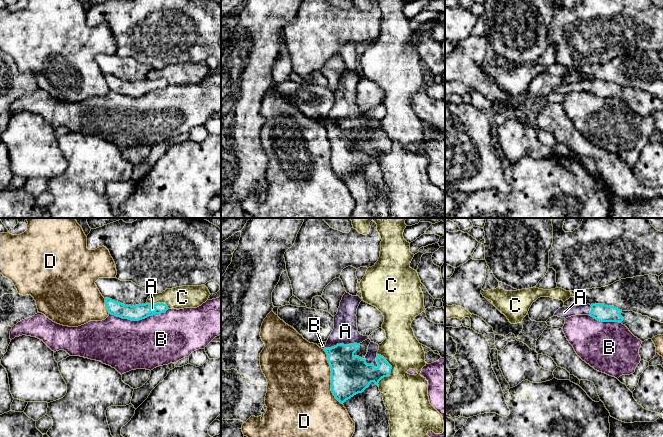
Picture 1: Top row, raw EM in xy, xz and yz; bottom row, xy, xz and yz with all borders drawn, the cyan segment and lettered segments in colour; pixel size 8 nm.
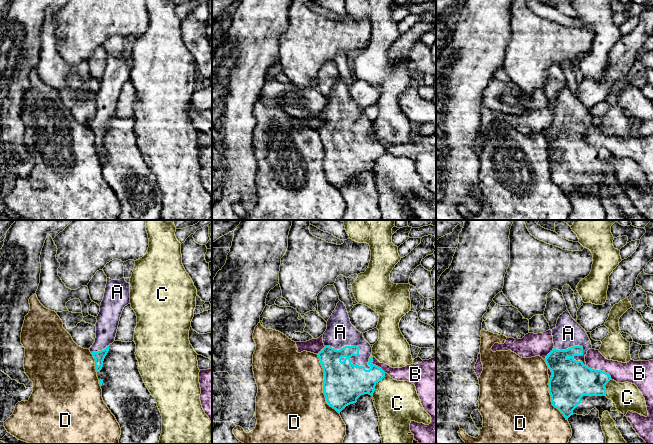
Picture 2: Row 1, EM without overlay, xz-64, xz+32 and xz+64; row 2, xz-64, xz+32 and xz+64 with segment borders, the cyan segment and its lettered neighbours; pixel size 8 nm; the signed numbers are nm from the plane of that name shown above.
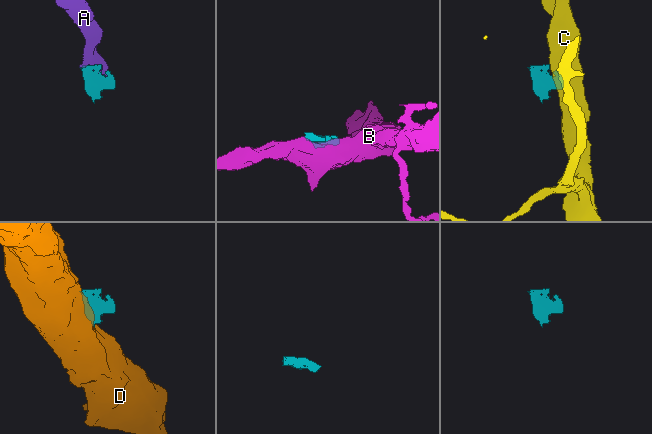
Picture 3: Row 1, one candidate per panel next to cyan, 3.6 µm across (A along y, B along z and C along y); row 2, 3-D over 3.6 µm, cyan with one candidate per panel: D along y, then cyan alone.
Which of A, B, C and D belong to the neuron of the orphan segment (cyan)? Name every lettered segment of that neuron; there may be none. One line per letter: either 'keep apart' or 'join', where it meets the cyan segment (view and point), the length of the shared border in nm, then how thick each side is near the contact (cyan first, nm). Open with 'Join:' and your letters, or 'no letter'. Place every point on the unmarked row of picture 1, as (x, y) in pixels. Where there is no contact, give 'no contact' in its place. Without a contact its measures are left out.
Join: A
A: join; meets cyan in xz at (341, 120); contact 280 nm long; 300 nm thick on the cyan side, 200 nm on the other
B: keep apart; meets cyan in xy at (138, 96); contact 480 nm long; 130 nm thick on the cyan side, 420 nm on the other
C: keep apart; meets cyan in xz at (390, 147); contact 260 nm long; 220 nm thick on the cyan side, 360 nm on the other
D: keep apart; meets cyan in xz at (331, 153); contact 480 nm long; 320 nm thick on the cyan side, 500 nm on the other

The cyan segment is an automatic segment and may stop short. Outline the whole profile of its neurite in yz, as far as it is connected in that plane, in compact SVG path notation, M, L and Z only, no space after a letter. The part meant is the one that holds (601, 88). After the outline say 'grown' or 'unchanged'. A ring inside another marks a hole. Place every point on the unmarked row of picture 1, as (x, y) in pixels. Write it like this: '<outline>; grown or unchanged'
M587 80L559 84L554 92L568 94L575 91L589 91L600 98L619 98L642 118L663 111L663 99L633 87L622 87L605 80Z; grown

